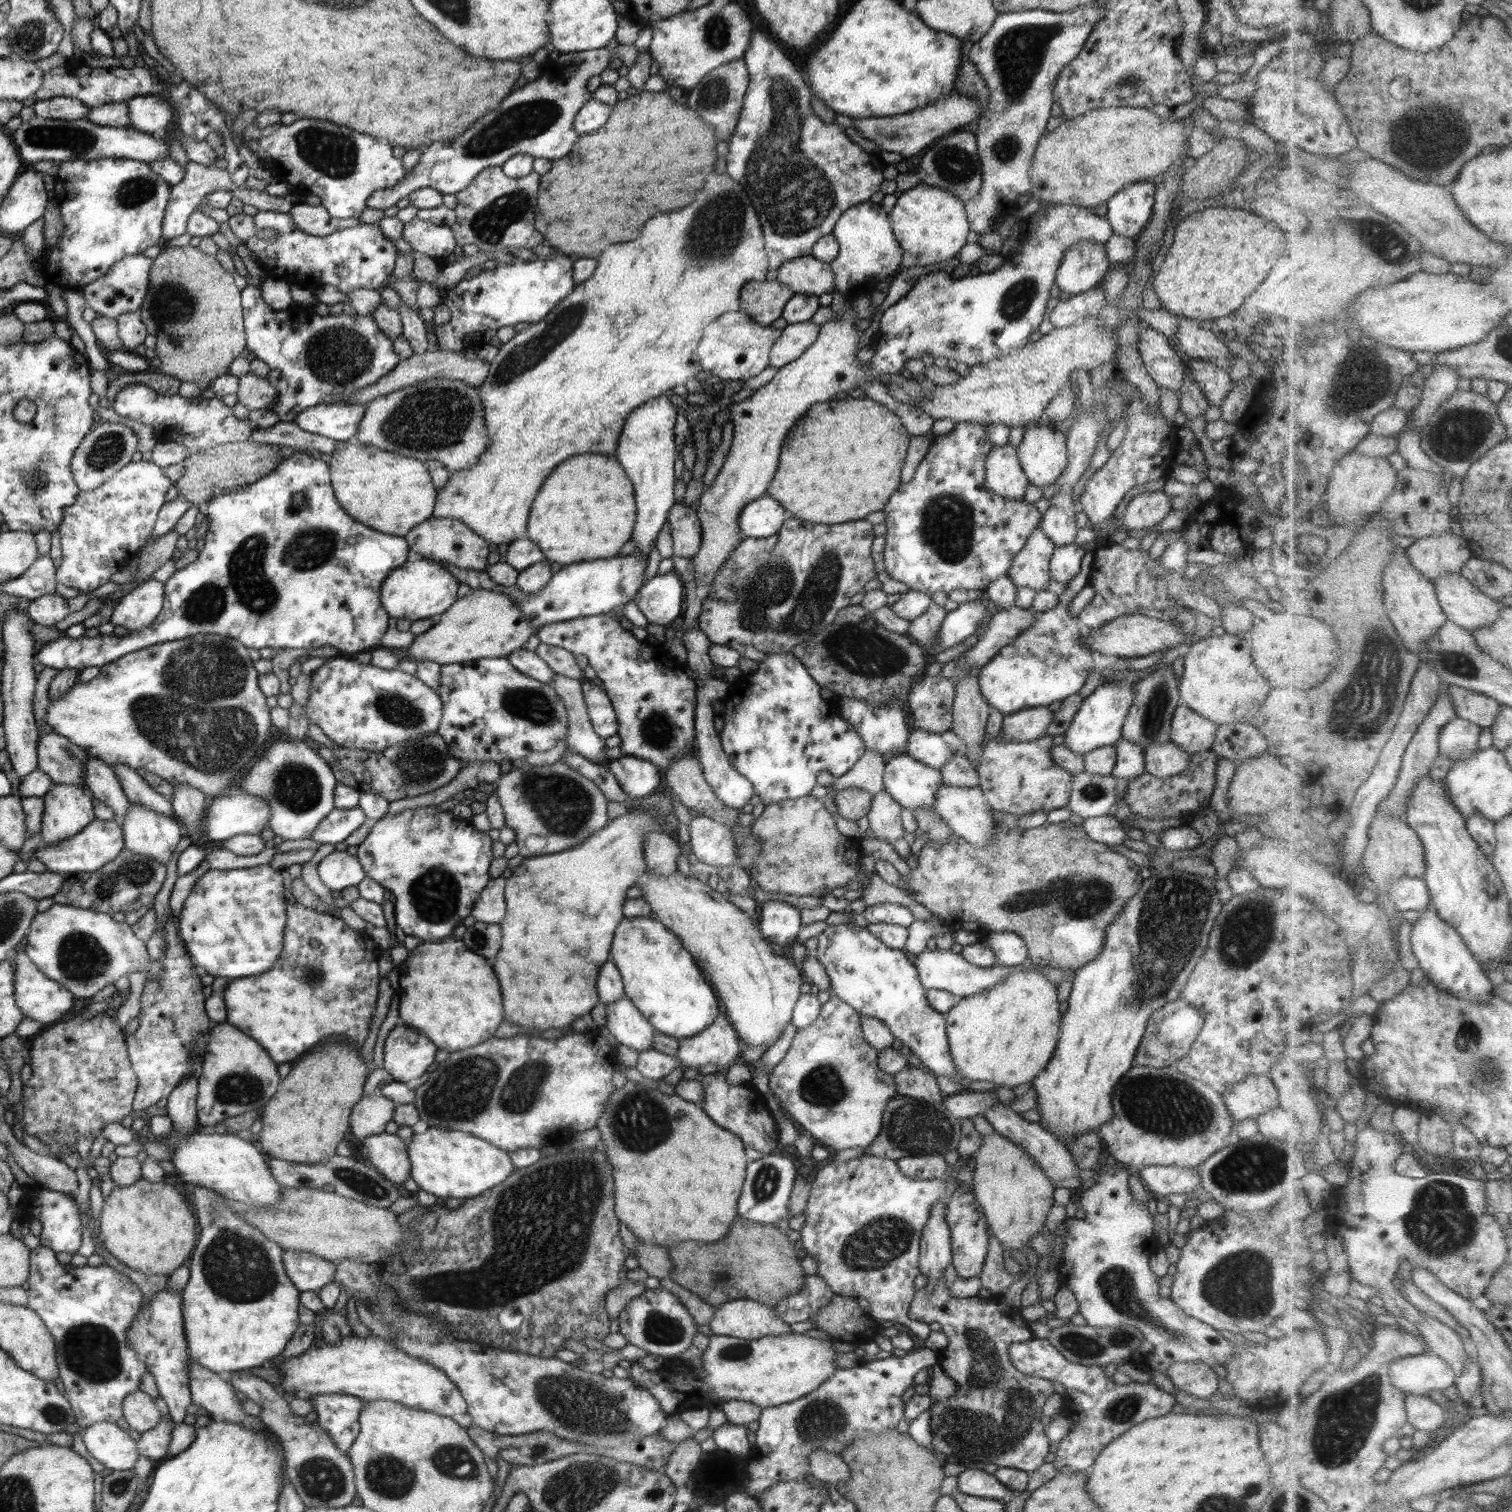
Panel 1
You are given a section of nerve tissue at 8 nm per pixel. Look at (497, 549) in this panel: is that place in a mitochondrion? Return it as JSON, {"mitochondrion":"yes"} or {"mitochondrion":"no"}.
{"mitochondrion":"no"}

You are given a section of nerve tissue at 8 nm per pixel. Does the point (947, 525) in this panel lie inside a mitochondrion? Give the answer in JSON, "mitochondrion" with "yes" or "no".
{"mitochondrion":"yes"}

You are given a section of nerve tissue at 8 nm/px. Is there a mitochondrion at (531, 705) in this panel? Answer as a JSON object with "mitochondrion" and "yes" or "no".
{"mitochondrion":"yes"}

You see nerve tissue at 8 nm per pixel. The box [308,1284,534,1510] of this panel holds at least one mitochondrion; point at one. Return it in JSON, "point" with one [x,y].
{"point":[386,1475]}

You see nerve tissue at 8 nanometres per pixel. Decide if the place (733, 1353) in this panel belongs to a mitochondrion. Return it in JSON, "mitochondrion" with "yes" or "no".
{"mitochondrion":"yes"}

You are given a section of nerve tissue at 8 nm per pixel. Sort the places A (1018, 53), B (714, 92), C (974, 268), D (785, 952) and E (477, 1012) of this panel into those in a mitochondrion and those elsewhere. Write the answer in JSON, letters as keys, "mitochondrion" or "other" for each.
{"A":"mitochondrion","B":"mitochondrion","C":"other","D":"other","E":"other"}

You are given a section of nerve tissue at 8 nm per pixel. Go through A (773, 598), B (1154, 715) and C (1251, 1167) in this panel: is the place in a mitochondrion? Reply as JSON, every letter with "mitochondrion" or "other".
{"A":"mitochondrion","B":"mitochondrion","C":"mitochondrion"}

